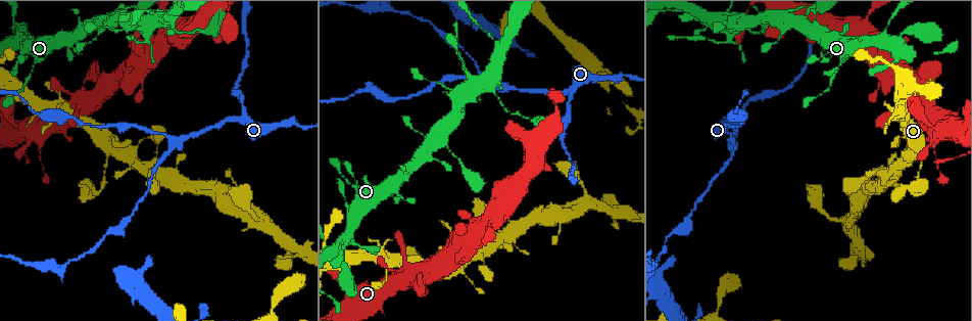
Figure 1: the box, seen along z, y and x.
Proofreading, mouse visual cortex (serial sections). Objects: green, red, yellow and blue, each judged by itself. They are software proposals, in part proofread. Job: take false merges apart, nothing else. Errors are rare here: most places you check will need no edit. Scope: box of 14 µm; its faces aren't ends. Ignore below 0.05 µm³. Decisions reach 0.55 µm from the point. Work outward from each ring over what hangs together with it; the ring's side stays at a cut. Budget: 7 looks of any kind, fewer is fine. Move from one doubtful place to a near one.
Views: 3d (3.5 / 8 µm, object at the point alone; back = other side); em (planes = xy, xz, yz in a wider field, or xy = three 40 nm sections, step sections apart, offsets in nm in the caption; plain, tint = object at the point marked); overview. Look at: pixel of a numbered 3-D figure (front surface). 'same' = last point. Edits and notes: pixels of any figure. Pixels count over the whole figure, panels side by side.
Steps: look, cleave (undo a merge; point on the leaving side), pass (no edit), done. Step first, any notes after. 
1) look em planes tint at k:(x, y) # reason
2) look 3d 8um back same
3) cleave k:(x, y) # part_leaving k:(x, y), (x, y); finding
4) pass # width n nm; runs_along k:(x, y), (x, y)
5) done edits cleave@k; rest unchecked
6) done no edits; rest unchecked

look 3d 8um at 1:(735, 142) # three arms meet

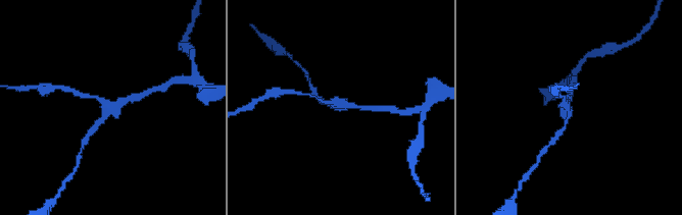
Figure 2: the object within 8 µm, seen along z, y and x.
look 3d 3.5um at 2:(341, 103)

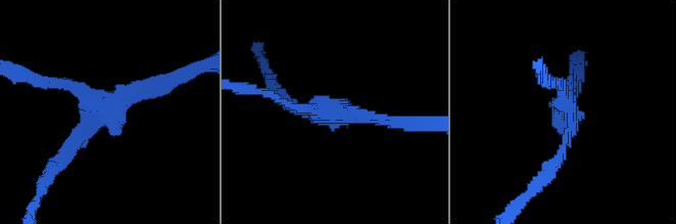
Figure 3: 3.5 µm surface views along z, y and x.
look em xy step 3 tint at 3:(566, 115) # arms 3; arm_widths 150, 150, 200 nm; need the tissue

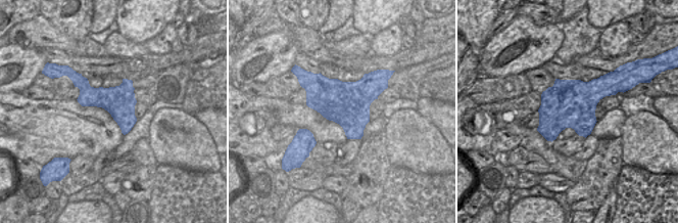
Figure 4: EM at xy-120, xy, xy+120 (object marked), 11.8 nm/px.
pass # width 550 nm; runs_along 3:(162, 88), (125, 97), (59, 160); one cell here

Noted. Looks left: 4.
look 3d 3.5um at 1:(786, 12) # thin arm on a thick one

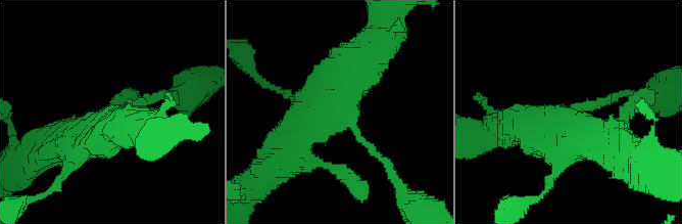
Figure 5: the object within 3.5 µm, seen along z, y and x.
look em xy step 1 tint at 5:(570, 117) # arms 4; arm_widths 150, 250, 500, 600 nm

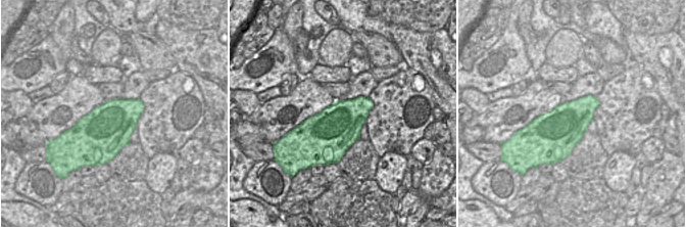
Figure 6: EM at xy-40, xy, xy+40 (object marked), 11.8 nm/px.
pass # runs_along 5:(293, 149), (296, 131), (375, 50); one cell here

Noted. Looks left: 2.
look 3d 8um at 1:(145, 41) # sharp bend

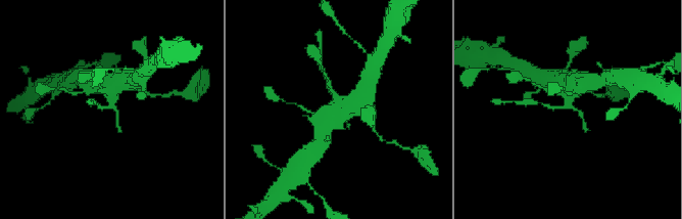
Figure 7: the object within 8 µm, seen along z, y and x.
look em xy step 1 tint at 7:(566, 105) # shape alone is not enough

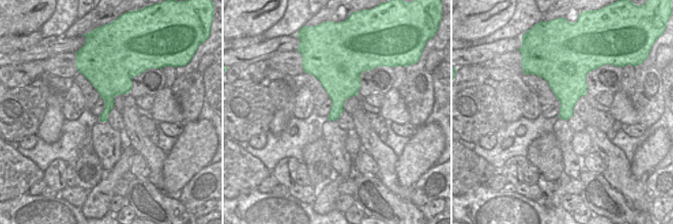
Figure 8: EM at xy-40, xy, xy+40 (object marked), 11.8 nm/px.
pass # width 280 nm; runs_along 7:(574, 83), (566, 106), (542, 104); continuous, no second cell

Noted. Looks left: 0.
done no edits; rest unchecked

